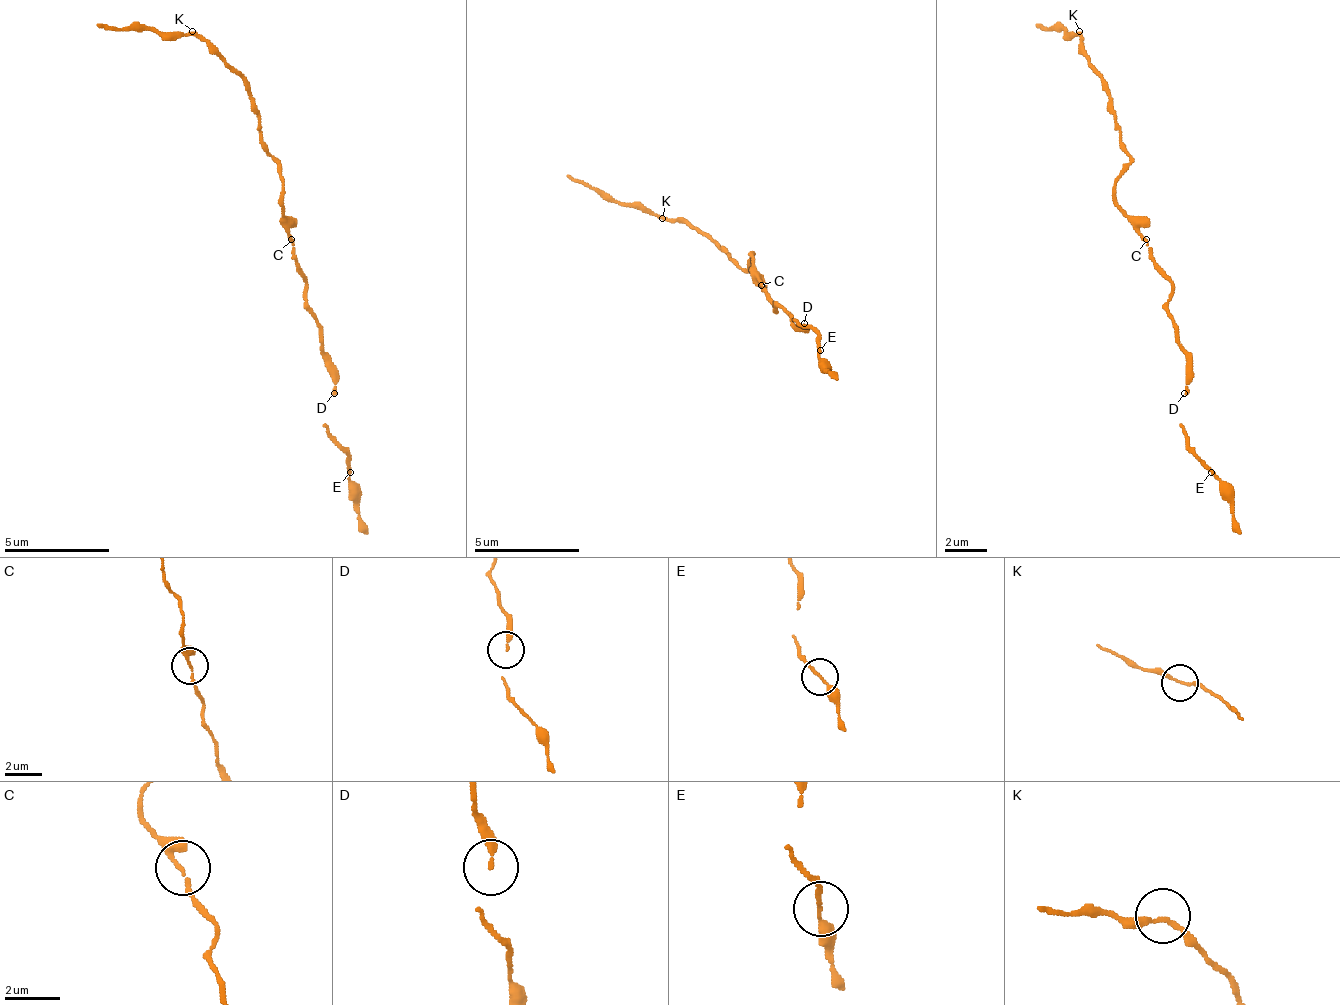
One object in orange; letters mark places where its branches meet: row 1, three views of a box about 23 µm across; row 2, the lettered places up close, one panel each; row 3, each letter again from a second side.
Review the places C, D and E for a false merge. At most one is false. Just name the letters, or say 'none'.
none

